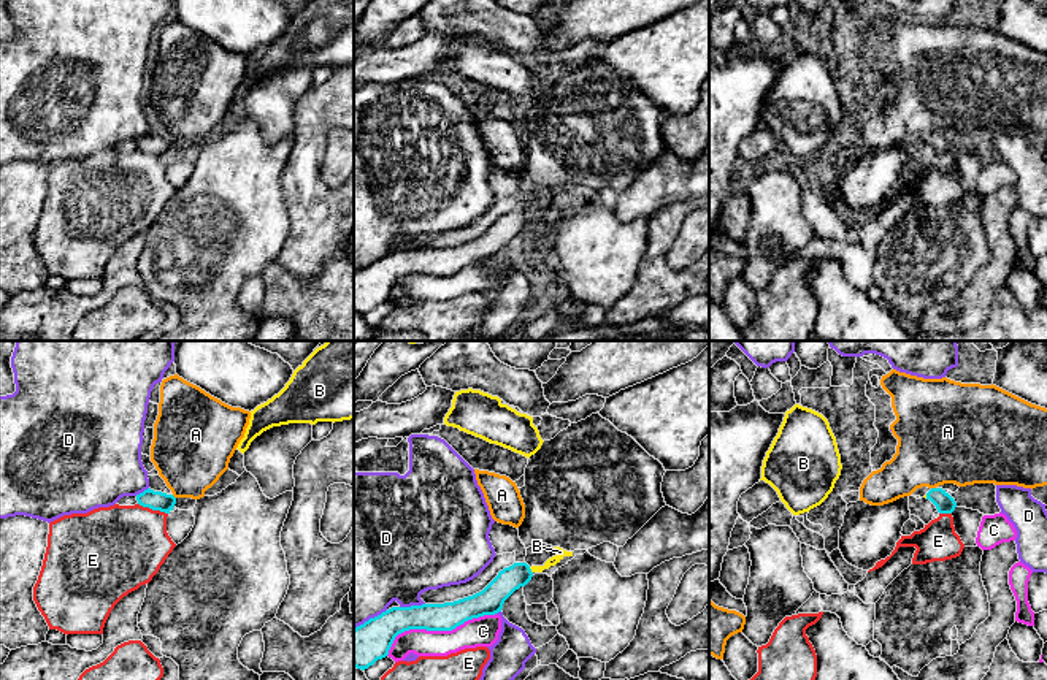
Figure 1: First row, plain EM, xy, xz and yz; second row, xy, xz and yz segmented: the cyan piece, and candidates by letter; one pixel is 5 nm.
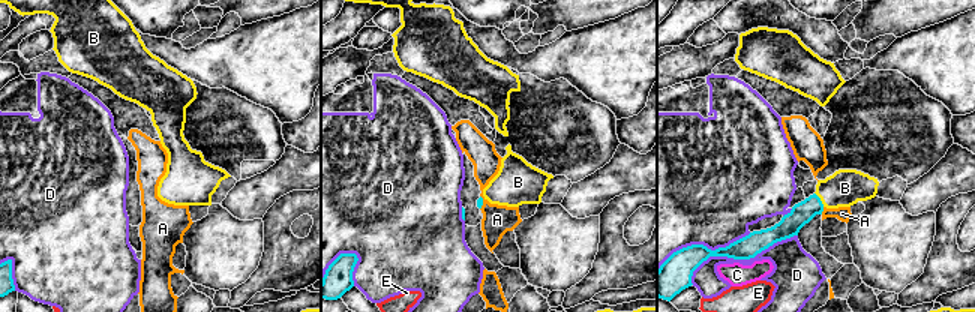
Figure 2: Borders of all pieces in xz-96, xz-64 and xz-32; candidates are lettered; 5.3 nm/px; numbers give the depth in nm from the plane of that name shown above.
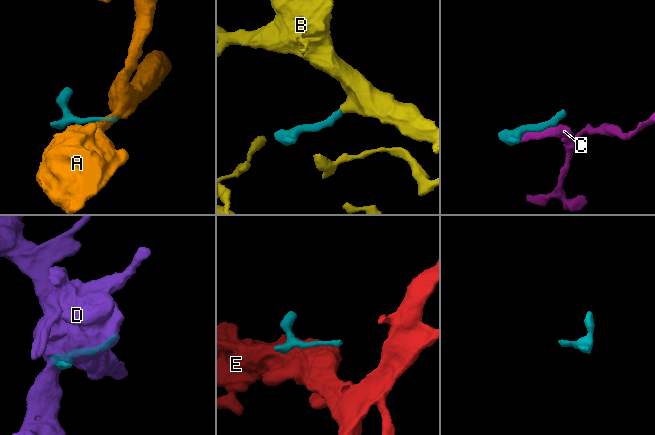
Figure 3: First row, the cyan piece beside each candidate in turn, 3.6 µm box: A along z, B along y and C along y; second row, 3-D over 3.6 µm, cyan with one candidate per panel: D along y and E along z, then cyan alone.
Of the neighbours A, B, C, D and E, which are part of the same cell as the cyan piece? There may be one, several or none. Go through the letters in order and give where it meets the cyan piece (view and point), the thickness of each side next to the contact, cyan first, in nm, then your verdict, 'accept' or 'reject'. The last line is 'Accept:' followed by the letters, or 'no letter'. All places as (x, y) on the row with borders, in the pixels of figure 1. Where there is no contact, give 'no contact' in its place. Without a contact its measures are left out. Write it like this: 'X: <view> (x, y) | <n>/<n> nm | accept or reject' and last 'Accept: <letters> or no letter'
A: yz (933, 488) | 100/440 nm | reject
B: xz (530, 571) | 140/50 nm | accept
C: xz (437, 630) | 140/150 nm | reject
D: xz (411, 606) | 190/420 nm | reject
E: xy (153, 509) | 100/440 nm | reject
Accept: B

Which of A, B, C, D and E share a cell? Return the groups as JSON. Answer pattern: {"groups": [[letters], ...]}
{"groups": [["A"], ["B"], ["C"], ["D"], ["E"]]}

